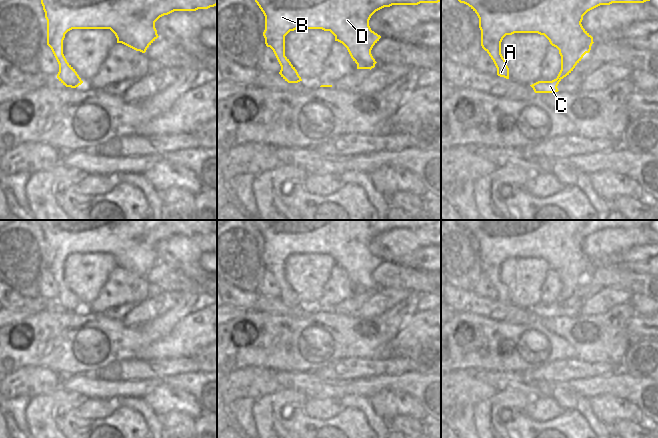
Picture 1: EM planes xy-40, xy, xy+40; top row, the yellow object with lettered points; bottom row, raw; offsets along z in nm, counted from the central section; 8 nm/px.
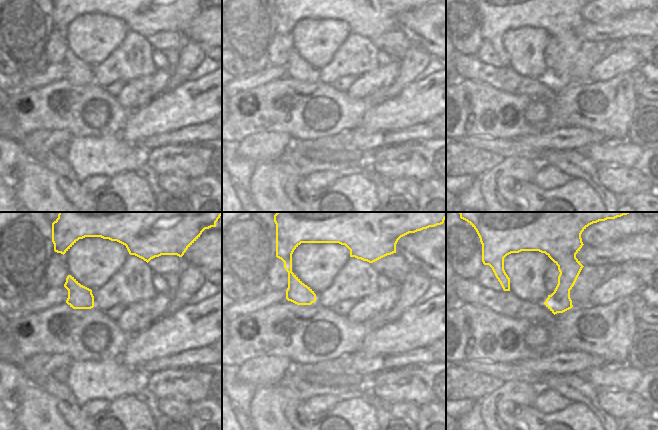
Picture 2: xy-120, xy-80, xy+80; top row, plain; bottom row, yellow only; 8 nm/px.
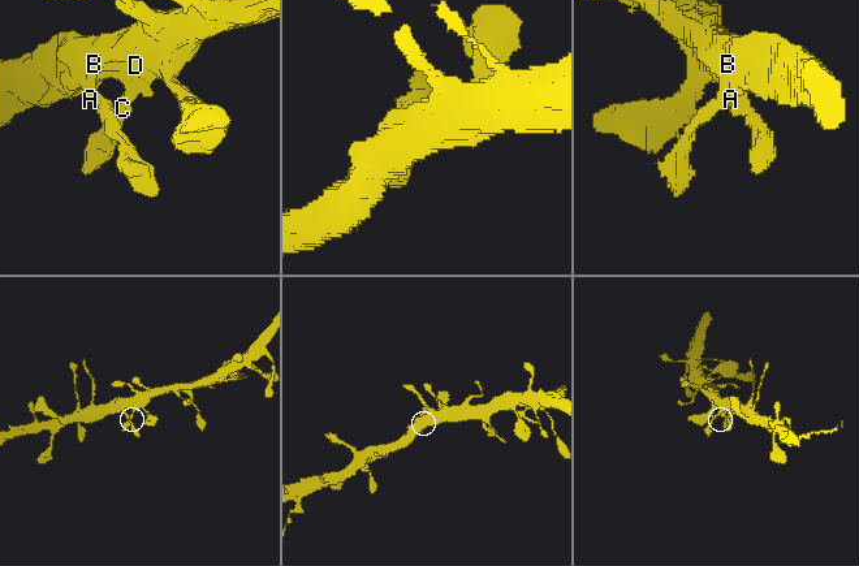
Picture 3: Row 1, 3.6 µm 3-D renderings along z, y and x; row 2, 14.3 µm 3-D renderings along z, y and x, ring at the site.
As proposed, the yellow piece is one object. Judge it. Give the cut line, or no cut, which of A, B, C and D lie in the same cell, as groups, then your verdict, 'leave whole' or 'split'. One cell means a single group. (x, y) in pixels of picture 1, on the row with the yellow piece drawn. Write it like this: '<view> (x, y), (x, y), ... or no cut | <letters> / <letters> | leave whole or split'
no cut | A B C D | leave whole

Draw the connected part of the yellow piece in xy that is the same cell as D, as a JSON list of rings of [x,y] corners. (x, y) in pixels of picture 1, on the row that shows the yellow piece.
[[[255,0],[265,16],[265,30],[263,36],[265,44],[270,47],[280,66],[279,74],[288,83],[302,81],[295,67],[285,56],[285,36],[296,29],[322,29],[330,31],[335,36],[335,41],[342,43],[348,50],[351,58],[357,64],[357,69],[372,69],[377,63],[371,54],[373,46],[381,38],[380,35],[371,30],[369,20],[378,10],[392,5],[418,5],[420,3],[438,3],[441,0]]]

